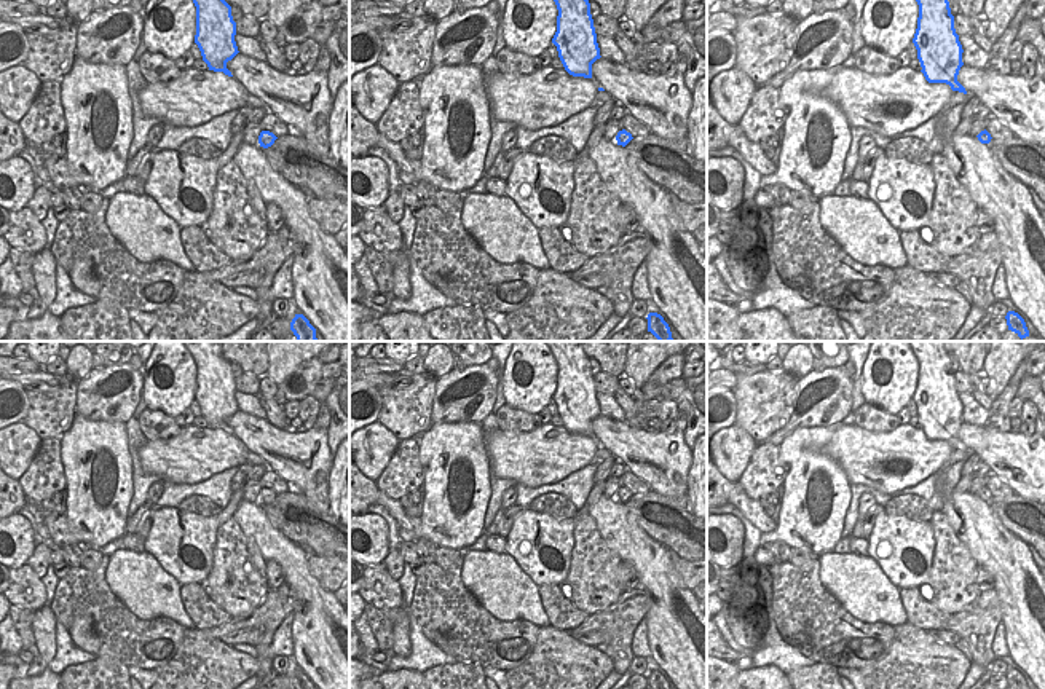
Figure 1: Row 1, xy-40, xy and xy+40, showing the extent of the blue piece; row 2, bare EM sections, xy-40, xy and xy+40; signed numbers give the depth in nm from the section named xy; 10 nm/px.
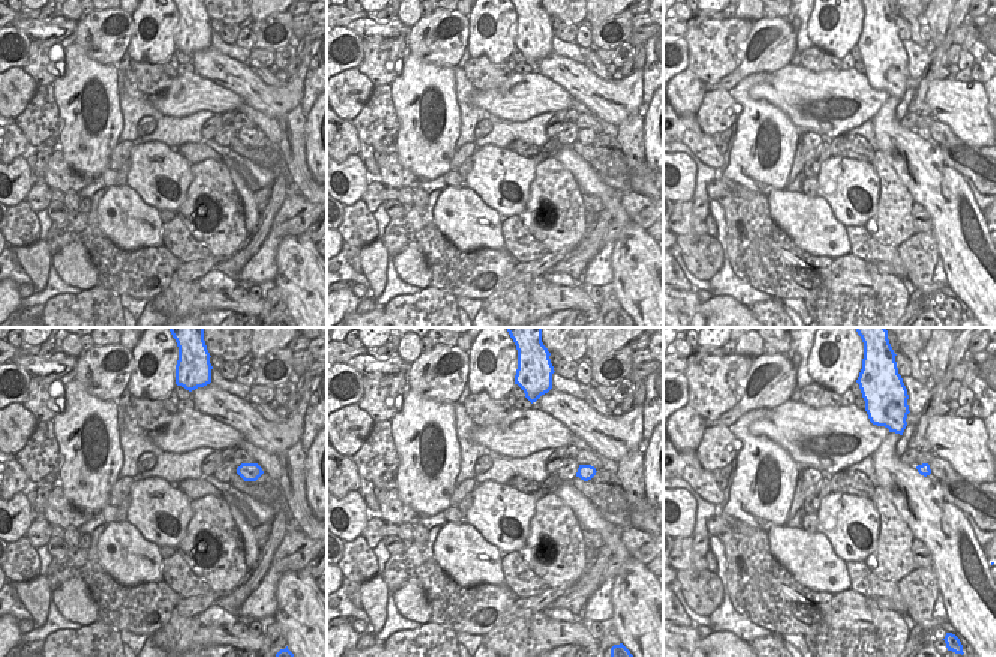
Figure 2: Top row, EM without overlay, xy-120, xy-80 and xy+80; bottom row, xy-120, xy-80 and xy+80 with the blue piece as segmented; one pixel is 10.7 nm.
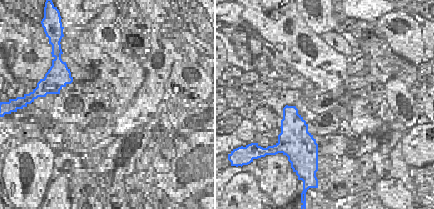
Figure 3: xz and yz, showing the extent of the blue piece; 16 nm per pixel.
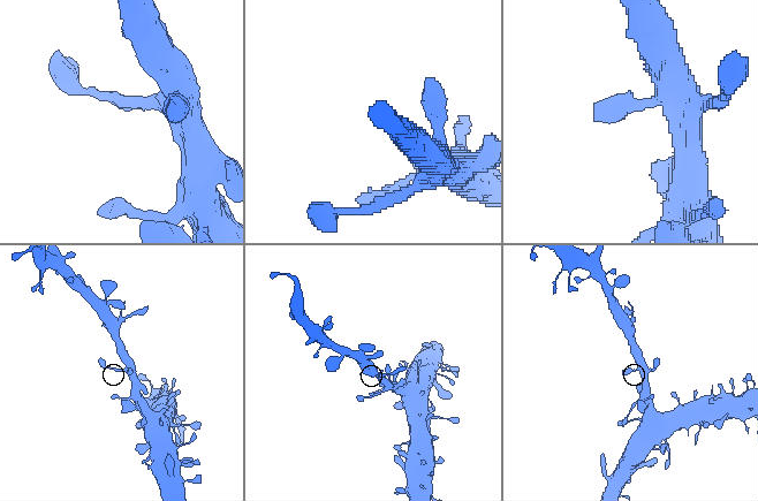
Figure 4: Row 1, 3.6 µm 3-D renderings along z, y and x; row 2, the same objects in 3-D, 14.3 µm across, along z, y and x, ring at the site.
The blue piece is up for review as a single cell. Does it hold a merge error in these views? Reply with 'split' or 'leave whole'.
leave whole

